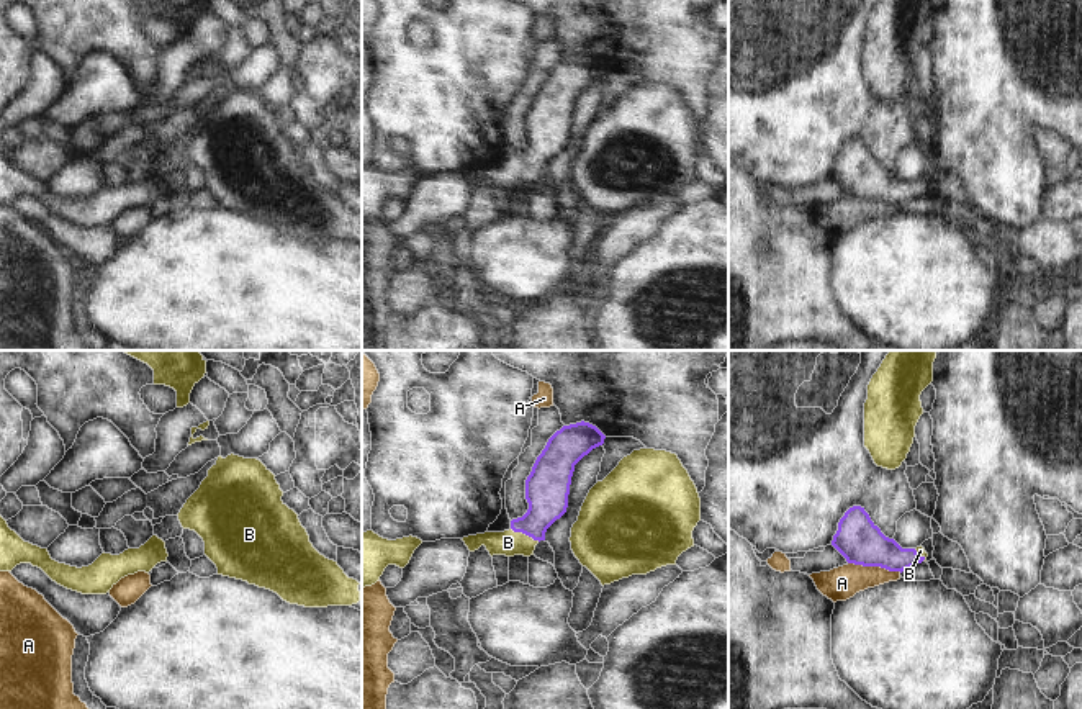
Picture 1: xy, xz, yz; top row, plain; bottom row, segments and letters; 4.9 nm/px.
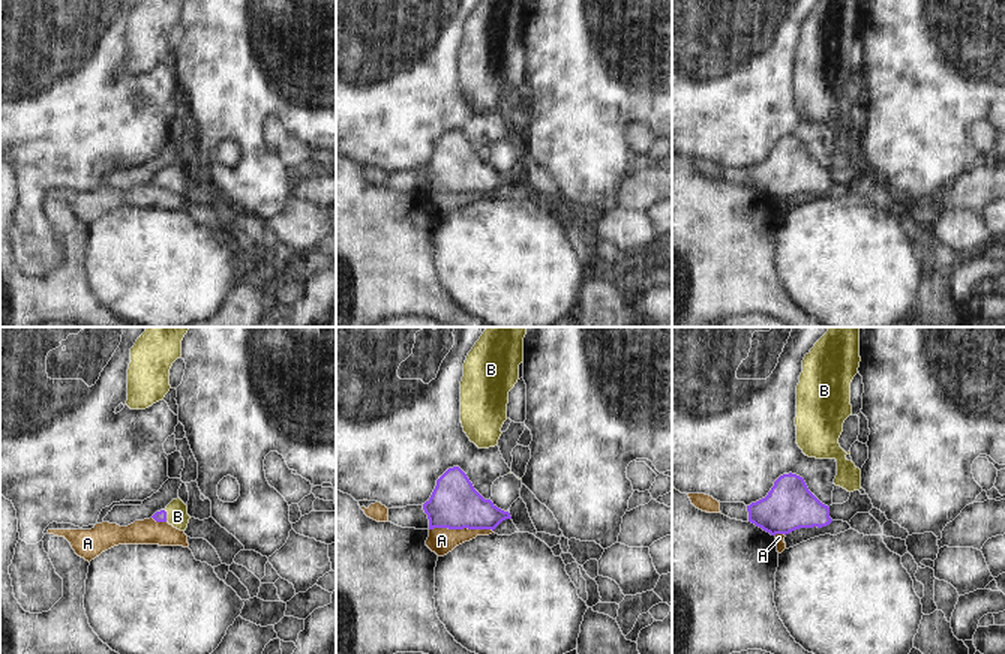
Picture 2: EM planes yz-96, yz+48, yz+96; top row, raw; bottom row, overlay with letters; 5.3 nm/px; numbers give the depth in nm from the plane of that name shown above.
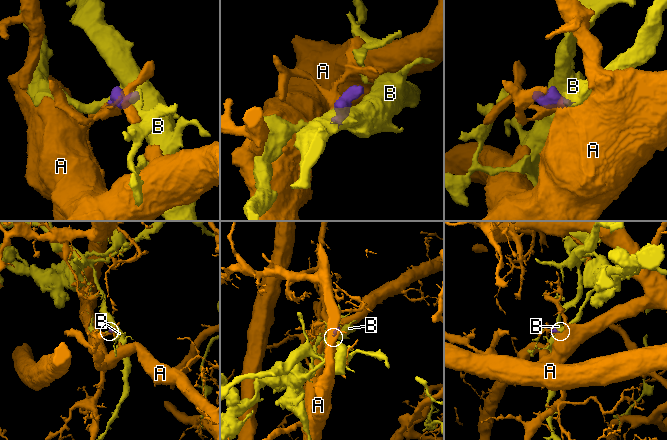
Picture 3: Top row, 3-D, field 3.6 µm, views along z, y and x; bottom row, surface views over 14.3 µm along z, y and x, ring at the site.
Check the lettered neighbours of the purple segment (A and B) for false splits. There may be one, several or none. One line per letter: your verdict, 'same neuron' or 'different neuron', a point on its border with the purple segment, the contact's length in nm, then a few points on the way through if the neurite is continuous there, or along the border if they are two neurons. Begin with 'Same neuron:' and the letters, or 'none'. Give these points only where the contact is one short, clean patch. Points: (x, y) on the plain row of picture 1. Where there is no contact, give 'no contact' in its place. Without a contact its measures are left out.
Same neuron: B
A: different neuron; contact yz (874, 198); length 260 nm; border yz (848, 195), (901, 205)
B: same neuron; contact xz (526, 167); length 160 nm; way xz (547, 121), (544, 144), (526, 167), (518, 174), (508, 176)

